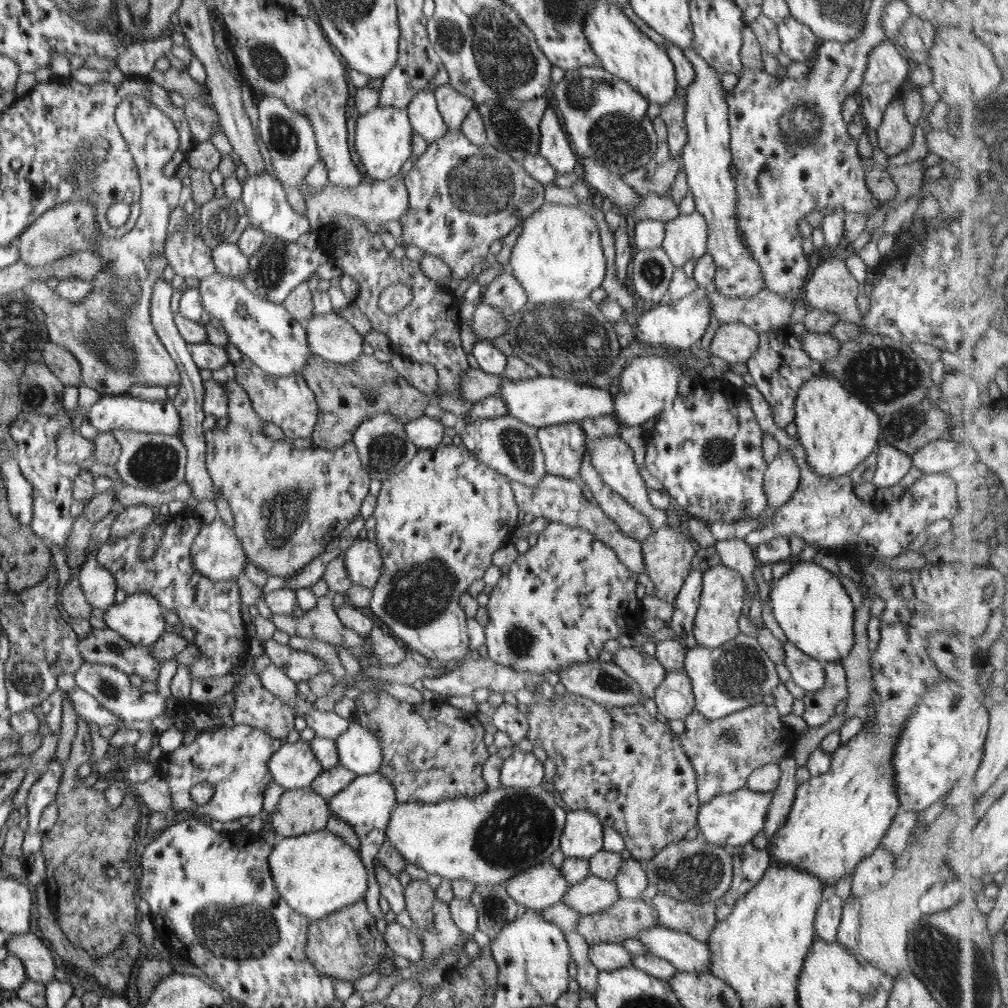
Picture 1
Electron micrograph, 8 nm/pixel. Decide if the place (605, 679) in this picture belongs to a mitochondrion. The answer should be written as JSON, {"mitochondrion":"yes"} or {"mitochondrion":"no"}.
{"mitochondrion":"yes"}

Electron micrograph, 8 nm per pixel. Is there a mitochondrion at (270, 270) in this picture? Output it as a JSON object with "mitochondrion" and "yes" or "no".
{"mitochondrion":"yes"}

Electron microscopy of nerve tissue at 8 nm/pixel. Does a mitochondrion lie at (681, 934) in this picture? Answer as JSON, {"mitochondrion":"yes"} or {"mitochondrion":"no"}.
{"mitochondrion":"no"}

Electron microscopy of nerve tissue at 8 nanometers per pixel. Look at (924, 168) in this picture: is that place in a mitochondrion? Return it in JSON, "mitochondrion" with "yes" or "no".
{"mitochondrion":"no"}

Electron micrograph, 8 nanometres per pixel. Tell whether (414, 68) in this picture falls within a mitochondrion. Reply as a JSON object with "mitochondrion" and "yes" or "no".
{"mitochondrion":"no"}

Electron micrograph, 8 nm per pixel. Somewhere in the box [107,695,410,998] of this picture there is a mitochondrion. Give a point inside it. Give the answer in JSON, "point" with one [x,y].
{"point":[235,931]}

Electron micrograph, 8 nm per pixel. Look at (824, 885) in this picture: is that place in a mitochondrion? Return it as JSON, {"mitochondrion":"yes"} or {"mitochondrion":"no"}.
{"mitochondrion":"no"}

